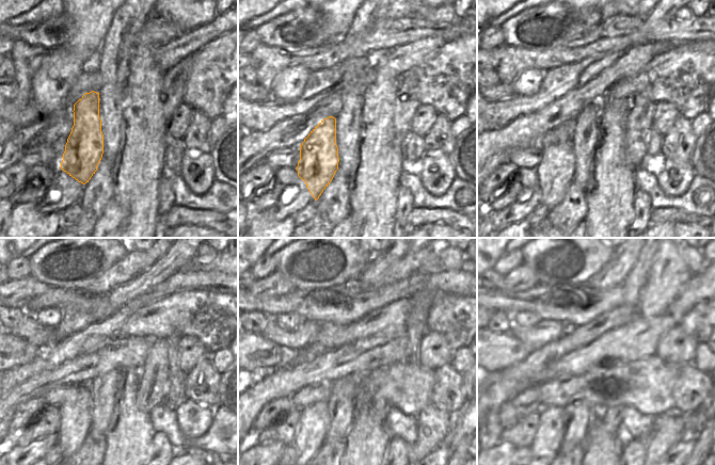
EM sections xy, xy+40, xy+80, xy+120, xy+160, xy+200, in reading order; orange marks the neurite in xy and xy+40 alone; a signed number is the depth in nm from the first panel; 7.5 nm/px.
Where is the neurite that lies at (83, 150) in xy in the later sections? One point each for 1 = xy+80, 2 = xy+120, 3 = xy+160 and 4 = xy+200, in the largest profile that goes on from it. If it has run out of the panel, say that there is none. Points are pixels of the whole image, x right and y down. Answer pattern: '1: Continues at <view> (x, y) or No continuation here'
1: Continues at xy+80 (555, 172)
2: Continues at xy+120 (75, 425)
3: Continues at xy+160 (311, 435)
4: Continues at xy+200 (546, 444).

